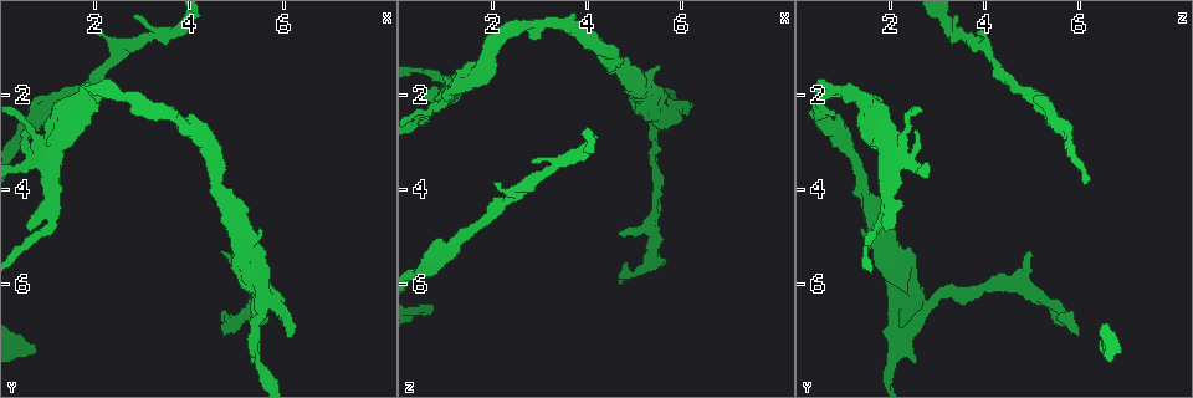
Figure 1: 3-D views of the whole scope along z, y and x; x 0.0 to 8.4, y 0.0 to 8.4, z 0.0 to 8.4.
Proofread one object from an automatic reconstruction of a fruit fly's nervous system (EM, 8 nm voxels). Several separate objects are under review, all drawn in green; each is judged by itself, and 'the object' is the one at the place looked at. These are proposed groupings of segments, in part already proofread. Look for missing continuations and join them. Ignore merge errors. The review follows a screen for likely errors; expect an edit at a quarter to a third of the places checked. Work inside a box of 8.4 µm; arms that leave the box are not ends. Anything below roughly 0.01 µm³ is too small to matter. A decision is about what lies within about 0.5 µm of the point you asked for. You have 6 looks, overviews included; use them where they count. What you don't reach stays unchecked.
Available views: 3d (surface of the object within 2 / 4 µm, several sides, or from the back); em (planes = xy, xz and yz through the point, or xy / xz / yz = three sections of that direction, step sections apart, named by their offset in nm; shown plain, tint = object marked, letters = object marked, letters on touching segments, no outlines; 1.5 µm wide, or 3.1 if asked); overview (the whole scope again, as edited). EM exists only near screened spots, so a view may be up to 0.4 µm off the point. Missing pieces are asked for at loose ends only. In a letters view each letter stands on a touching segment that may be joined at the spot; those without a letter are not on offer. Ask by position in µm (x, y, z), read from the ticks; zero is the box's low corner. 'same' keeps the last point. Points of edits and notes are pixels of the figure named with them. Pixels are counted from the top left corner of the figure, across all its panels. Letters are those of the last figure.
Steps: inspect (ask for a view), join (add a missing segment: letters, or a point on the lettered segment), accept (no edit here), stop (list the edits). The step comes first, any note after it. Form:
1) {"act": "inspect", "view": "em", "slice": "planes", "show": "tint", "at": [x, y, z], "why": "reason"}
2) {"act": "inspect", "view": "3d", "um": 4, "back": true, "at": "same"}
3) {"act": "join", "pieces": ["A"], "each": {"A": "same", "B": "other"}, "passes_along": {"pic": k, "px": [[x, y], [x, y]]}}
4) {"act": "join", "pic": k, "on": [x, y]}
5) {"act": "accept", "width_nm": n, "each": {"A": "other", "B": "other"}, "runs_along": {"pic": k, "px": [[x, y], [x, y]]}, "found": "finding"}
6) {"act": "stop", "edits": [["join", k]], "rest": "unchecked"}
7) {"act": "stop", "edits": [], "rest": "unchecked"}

{"act": "inspect", "view": "3d", "um": 4, "at": [6.10, 7.15, 2.30], "why": "free end"}

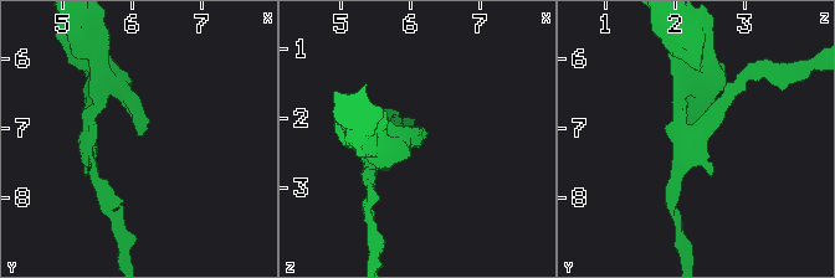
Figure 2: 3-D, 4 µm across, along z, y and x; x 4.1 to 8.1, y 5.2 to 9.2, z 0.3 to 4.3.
{"act": "inspect", "view": "em", "slice": "xy", "step": 4, "show": "letters", "at": [6.10, 7.10, 2.35], "why": "shape alone is not enough"}

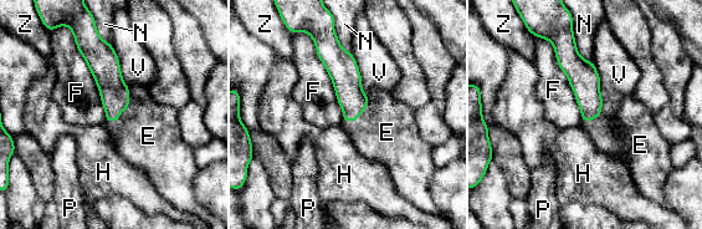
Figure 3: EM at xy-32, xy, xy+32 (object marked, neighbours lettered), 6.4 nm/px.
{"act": "join", "pieces": ["E"], "width_nm": 170, "each": {"E": "same", "F": "other", "H": "other", "N": "other", "P": "other", "V": "other", "Z": "other"}, "passes_along": {"pic": 3, "px": [[114, 93], [124, 110], [148, 136]]}, "found": "the cell continues"}

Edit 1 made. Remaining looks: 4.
{"act": "inspect", "view": "3d", "um": 4, "at": [0.80, 7.25, 6.45], "why": "branch stops here"}

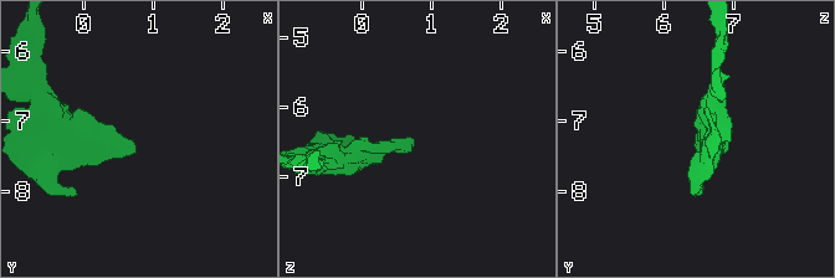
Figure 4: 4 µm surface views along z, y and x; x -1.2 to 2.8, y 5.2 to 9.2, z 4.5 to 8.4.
{"act": "inspect", "view": "em", "slice": "planes", "show": "letters", "at": [0.75, 7.30, 6.45], "why": "need the tissue"}

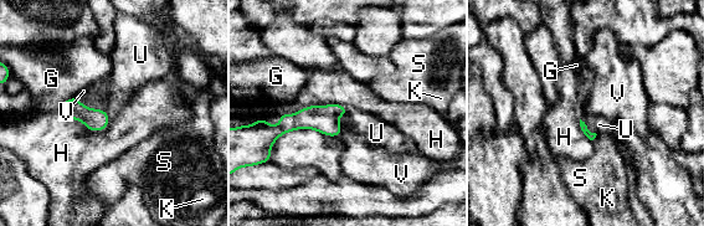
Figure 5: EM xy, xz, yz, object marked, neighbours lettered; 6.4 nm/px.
{"act": "accept", "each": {"G": "other", "H": "other", "K": "other", "S": "other", "U": "other", "V": "other"}, "border": {"pic": 5, "px": [[580, 118], [596, 134]]}, "found": "none of them fits"}

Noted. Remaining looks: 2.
{"act": "inspect", "view": "em", "slice": "planes", "show": "letters", "at": [0.65, 4.85, 1.90], "why": "an open end"}

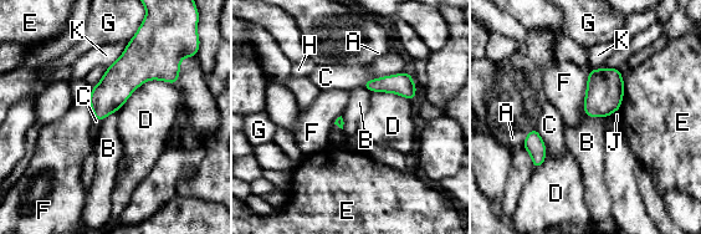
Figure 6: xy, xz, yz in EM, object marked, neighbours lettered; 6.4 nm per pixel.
{"act": "accept", "each": {"A": "other", "B": "other", "C": "other", "D": "other", "E": "other", "F": "other", "G": "other", "H": "other", "J": "other", "K": "other"}, "border": {"pic": 6, "px": [[589, 71], [583, 113]]}, "found": "no lettered segment goes on from it"}

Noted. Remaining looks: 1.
{"act": "stop", "edits": [["join", 3]], "rest": "unchecked"}

